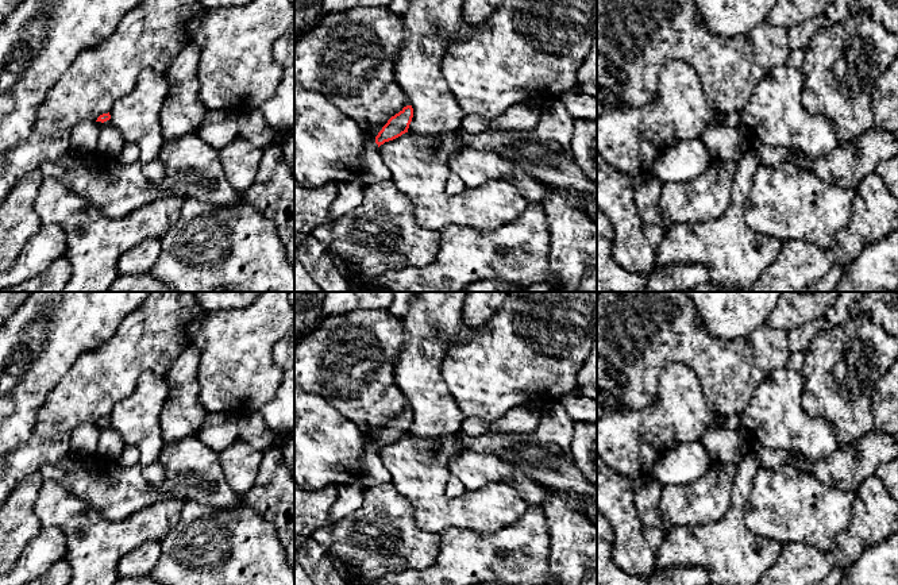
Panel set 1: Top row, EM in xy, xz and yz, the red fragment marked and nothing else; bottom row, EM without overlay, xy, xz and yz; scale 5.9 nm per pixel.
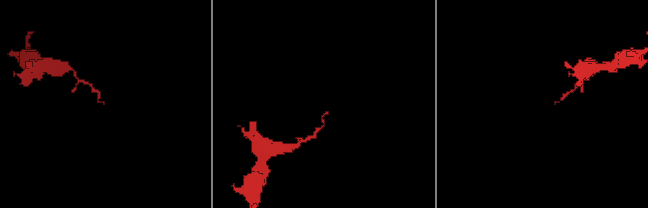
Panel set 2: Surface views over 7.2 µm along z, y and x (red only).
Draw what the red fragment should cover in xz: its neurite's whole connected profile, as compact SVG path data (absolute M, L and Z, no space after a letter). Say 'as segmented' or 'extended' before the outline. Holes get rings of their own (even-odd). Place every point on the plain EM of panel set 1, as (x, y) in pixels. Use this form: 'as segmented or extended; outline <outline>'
as segmented; outline M412 408L404 409L398 416L392 419L375 439L375 446L378 447L378 450L385 444L393 443L401 439L402 436L408 435L412 420Z

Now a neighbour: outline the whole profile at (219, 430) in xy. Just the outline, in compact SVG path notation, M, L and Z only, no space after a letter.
M209 412L196 436L220 453L239 436L239 419L236 413Z

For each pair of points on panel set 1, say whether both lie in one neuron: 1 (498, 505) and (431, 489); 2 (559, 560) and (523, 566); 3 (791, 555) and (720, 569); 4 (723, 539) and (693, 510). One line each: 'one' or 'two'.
1: one
2: two
3: two
4: two

